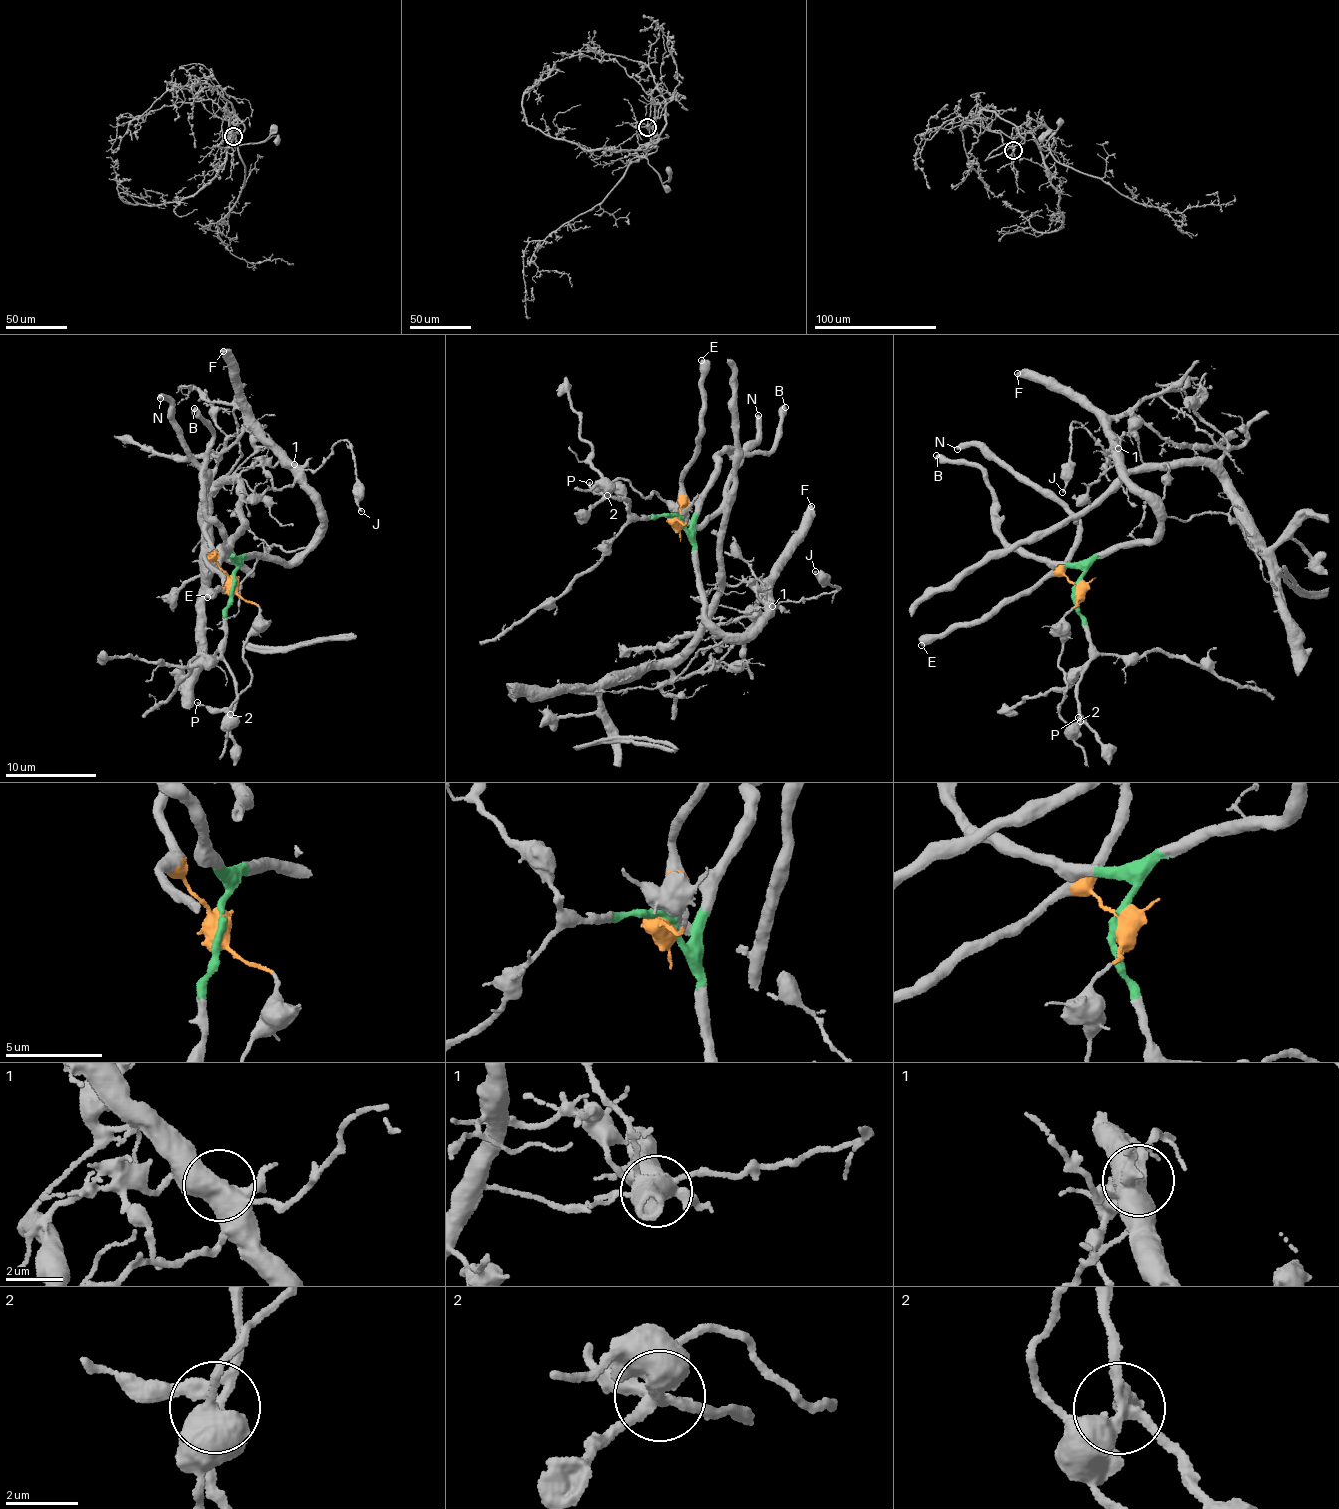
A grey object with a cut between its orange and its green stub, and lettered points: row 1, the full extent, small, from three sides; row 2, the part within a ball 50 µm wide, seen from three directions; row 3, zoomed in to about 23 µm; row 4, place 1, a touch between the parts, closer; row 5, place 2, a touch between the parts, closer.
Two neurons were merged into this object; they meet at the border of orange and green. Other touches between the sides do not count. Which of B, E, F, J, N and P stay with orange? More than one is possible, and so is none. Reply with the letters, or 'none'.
E, N, P

